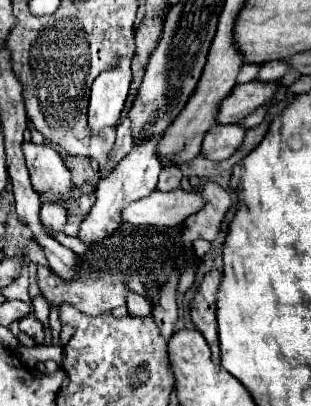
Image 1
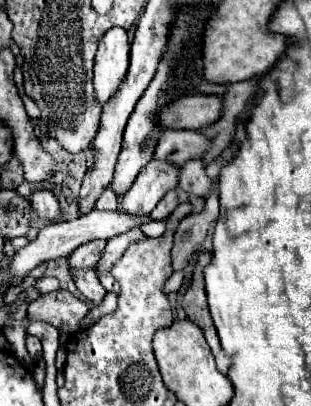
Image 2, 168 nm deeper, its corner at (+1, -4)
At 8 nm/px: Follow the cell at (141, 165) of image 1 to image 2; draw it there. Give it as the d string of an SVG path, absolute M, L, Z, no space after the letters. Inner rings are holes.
M93 240L91 244L83 244L83 246L75 248L75 252L71 252L71 256L67 258L69 270L73 274L77 274L79 270L87 270L87 268L93 270L103 254L103 248L105 248L103 240Z

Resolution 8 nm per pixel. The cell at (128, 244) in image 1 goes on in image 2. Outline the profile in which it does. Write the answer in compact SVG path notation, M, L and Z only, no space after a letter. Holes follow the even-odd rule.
M57 290L43 294L35 302L31 302L27 308L27 320L41 320L65 334L73 334L79 330L79 324L87 316L87 312L89 306L85 300L75 298L67 290Z

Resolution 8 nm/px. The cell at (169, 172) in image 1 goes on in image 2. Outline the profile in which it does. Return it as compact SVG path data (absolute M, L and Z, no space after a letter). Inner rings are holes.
M175 190L167 192L167 196L165 196L165 198L155 206L155 210L151 212L151 218L153 218L153 220L165 220L165 218L169 218L171 212L177 208L177 204L179 204L177 192L175 192Z

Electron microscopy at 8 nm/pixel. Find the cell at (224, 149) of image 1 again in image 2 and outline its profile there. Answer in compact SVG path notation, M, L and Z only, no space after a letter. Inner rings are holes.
M165 130L155 146L155 160L183 166L191 158L201 158L209 148L209 140L193 130Z

